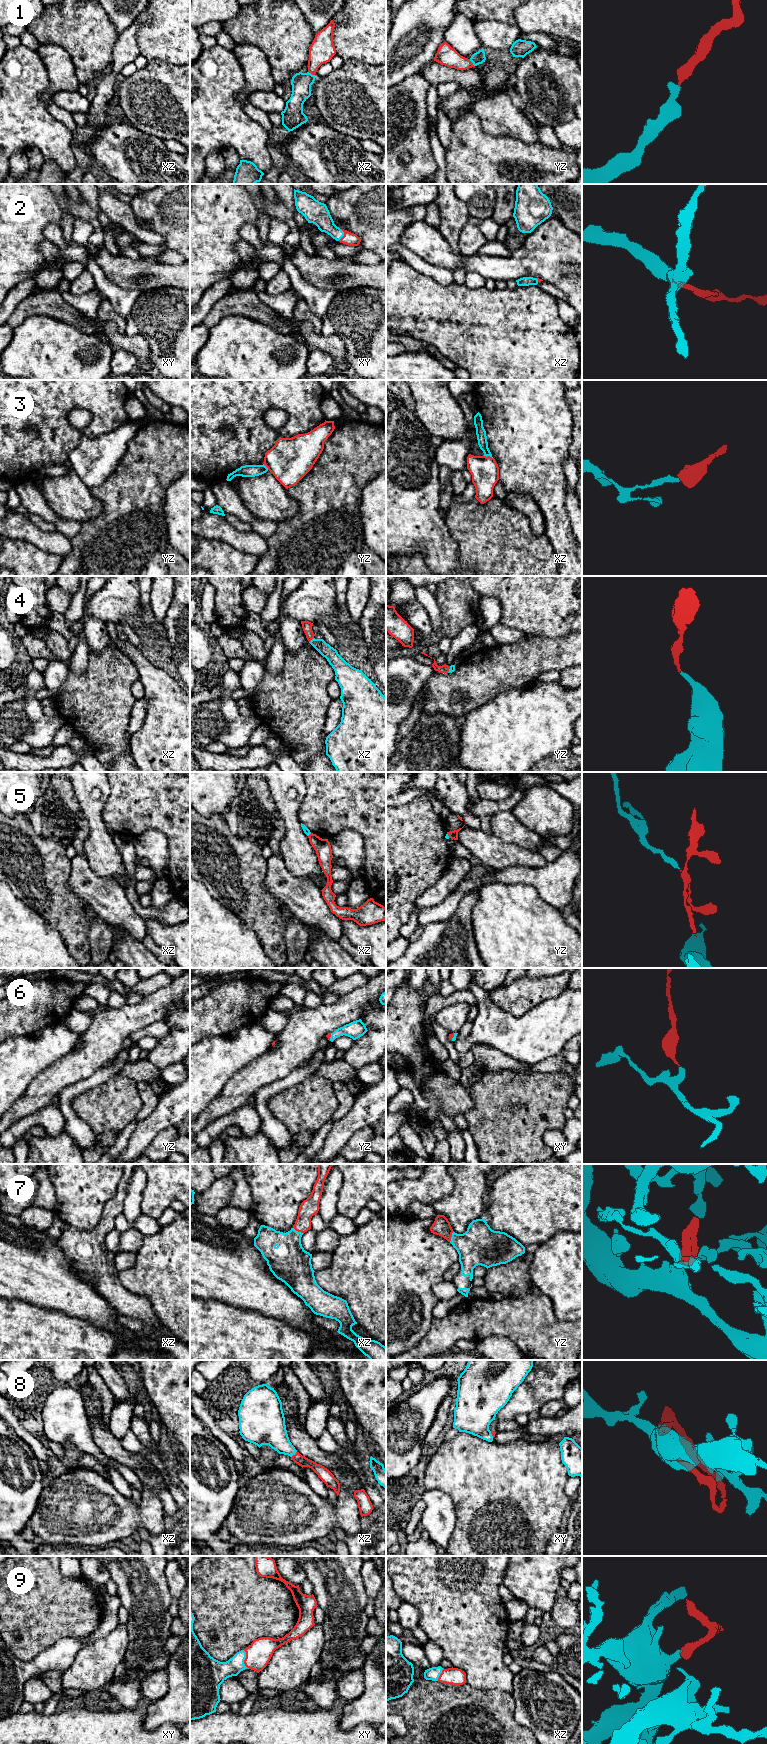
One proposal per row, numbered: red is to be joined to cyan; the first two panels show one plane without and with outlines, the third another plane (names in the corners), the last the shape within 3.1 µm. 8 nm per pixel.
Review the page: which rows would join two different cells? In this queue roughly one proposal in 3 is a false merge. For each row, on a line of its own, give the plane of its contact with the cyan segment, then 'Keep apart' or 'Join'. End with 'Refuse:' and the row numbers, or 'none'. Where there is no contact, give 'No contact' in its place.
1: Touches cyan in yz. Join
2: Touches cyan in xy. Join
3: Touches cyan in xz. Join
4: Touches cyan in xz. Join
5: Touches cyan in xz. Keep apart
6: Touches cyan in yz. Join
7: Touches cyan in xz. Join
8: Touches cyan in xz. Join
9: Touches cyan in xy. Join
Refuse: 5

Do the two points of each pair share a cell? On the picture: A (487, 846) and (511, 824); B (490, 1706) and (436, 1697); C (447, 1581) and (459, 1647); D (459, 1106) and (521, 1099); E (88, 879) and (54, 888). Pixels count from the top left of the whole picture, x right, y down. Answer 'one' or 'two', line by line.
A: two
B: one
C: one
D: two
E: two

